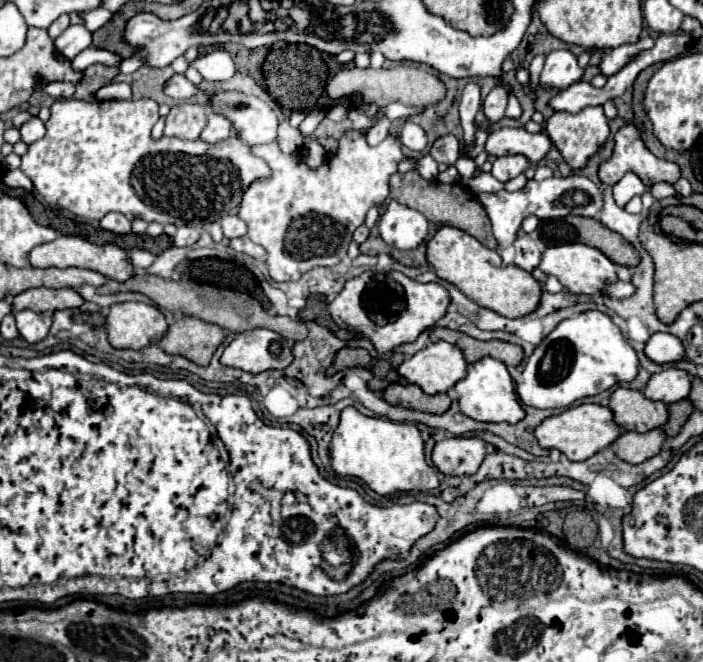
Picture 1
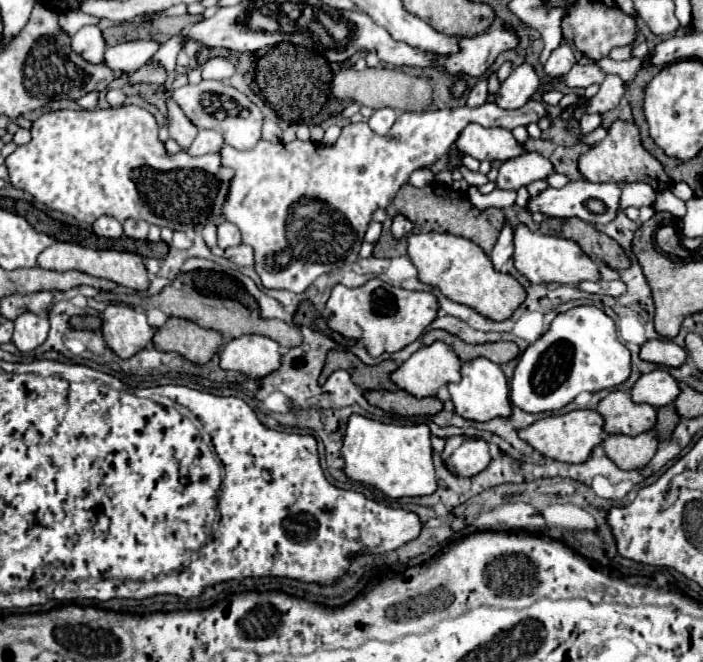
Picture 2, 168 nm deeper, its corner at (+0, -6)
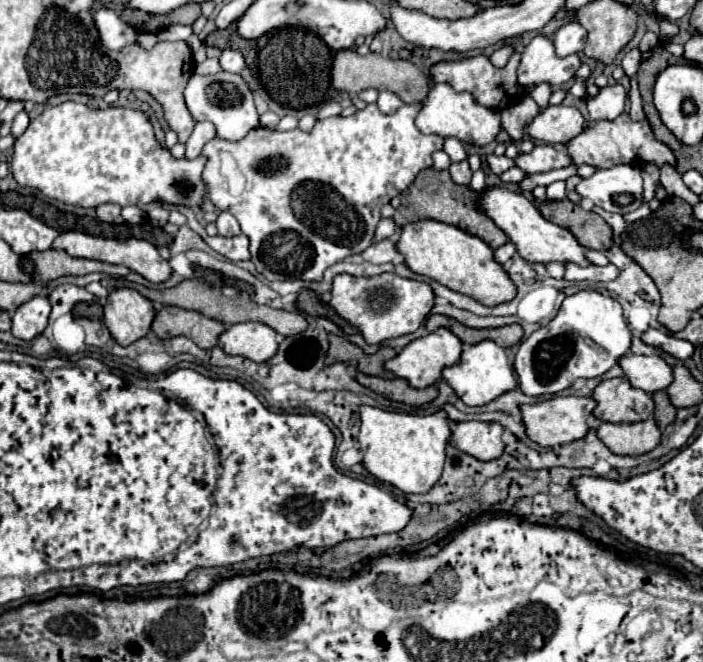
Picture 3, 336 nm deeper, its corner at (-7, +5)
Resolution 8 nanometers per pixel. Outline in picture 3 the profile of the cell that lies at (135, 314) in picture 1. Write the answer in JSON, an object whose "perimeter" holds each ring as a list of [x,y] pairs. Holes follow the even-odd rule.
{"perimeter":[[[118,288],[110,292],[104,306],[104,324],[116,342],[120,342],[120,346],[128,346],[134,340],[144,338],[154,316],[156,310],[152,302],[130,288]]]}

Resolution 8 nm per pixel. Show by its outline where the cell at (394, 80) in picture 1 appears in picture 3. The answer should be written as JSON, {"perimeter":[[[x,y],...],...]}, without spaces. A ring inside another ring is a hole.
{"perimeter":[[[340,50],[334,56],[332,86],[336,90],[348,92],[348,94],[358,94],[358,92],[368,90],[368,88],[374,88],[378,92],[390,90],[390,92],[398,94],[406,104],[414,104],[414,102],[426,100],[426,96],[430,92],[430,78],[418,66],[410,64],[408,60],[392,60],[392,58],[384,58],[376,52],[360,56],[354,50]]]}

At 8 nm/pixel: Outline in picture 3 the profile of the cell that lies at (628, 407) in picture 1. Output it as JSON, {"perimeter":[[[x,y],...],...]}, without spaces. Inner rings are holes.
{"perimeter":[[[612,378],[598,384],[592,398],[598,402],[594,416],[604,422],[624,424],[648,420],[654,414],[654,400],[648,392],[636,390],[626,378]]]}

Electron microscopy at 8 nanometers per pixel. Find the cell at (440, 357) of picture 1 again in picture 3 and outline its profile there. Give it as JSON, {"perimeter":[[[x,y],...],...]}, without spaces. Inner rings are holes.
{"perimeter":[[[438,328],[438,332],[432,332],[424,338],[410,342],[396,358],[388,360],[384,366],[398,378],[408,380],[412,388],[428,388],[440,380],[444,368],[450,368],[460,362],[460,354],[462,354],[462,342],[448,328]]]}

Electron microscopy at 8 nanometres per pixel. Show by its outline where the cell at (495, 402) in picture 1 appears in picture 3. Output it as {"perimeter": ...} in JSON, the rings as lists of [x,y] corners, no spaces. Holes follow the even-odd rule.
{"perimeter":[[[484,340],[484,342],[472,344],[472,346],[464,346],[460,362],[456,366],[446,368],[442,372],[442,376],[454,388],[458,398],[468,406],[484,406],[484,404],[492,402],[494,398],[516,390],[516,386],[518,386],[514,372],[512,372],[512,366],[510,366],[510,360],[506,356],[506,350],[496,346],[492,340]]]}

